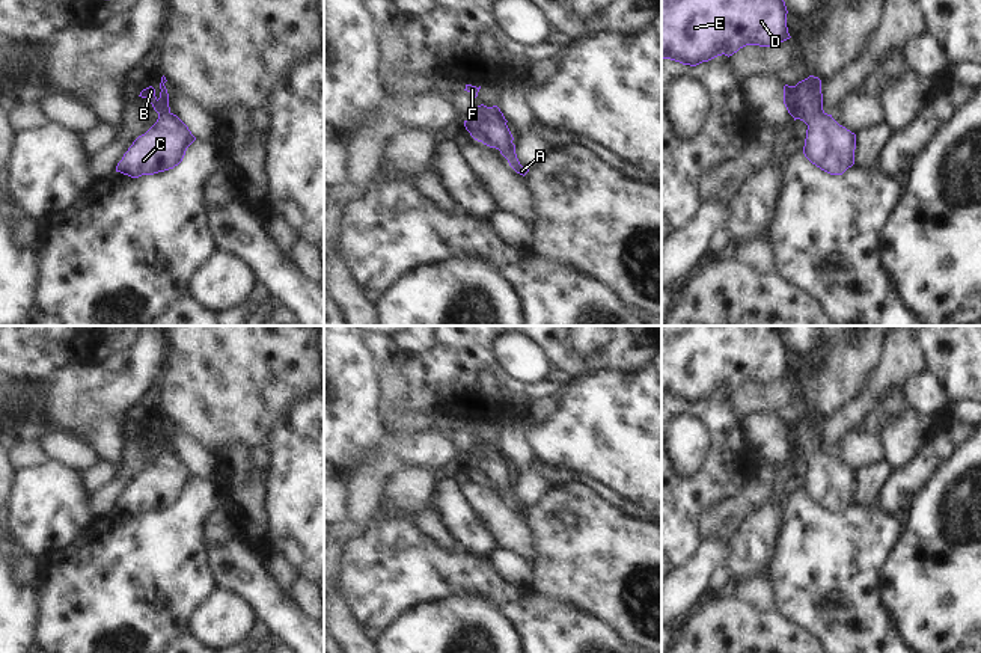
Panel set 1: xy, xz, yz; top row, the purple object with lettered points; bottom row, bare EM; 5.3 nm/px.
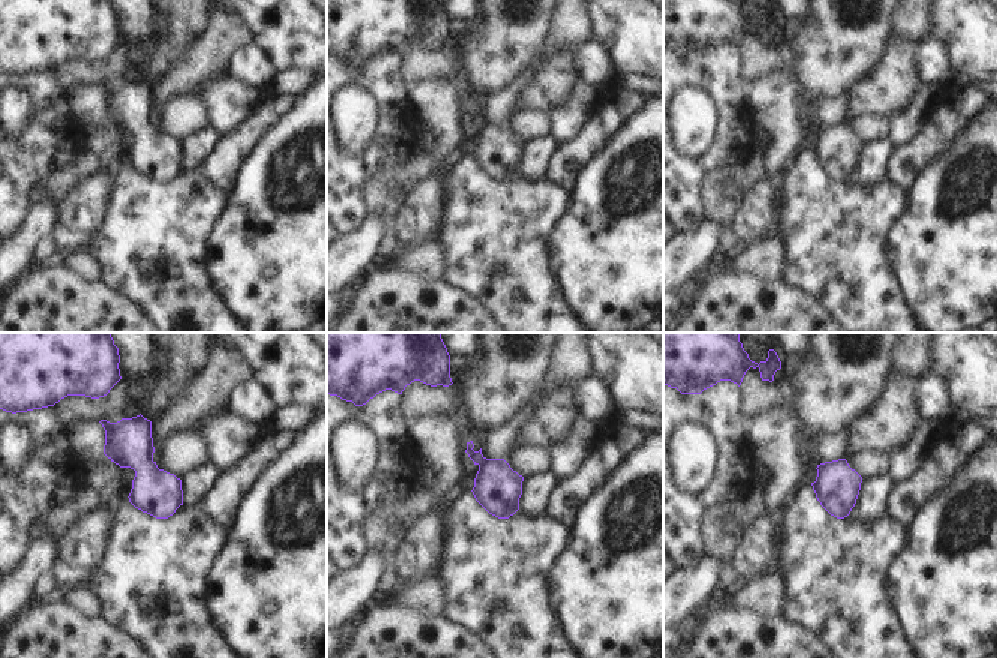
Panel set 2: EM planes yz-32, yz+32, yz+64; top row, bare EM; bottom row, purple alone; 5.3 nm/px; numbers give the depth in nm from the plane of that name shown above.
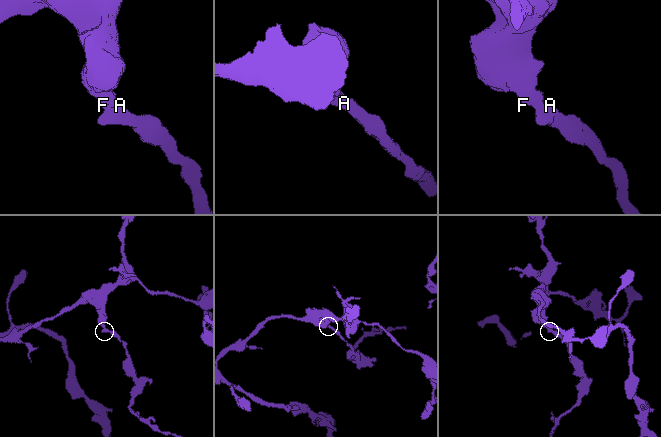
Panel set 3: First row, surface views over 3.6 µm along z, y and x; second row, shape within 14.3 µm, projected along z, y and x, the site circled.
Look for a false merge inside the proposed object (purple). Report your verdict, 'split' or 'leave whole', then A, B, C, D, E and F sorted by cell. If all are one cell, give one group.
leave whole; groups A B C D E F

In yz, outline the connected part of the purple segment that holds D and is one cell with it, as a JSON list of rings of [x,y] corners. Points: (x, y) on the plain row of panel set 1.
[[[662,326],[662,397],[696,404],[746,383],[773,385],[791,376],[787,351],[779,326]]]

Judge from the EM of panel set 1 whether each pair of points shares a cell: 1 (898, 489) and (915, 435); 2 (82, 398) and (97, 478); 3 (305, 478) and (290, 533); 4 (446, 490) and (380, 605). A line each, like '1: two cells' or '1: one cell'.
1: two cells
2: two cells
3: one cell
4: two cells

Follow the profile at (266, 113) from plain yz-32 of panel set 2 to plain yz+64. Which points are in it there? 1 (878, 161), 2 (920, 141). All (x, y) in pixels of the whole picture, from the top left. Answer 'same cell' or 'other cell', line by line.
1: other cell
2: same cell

